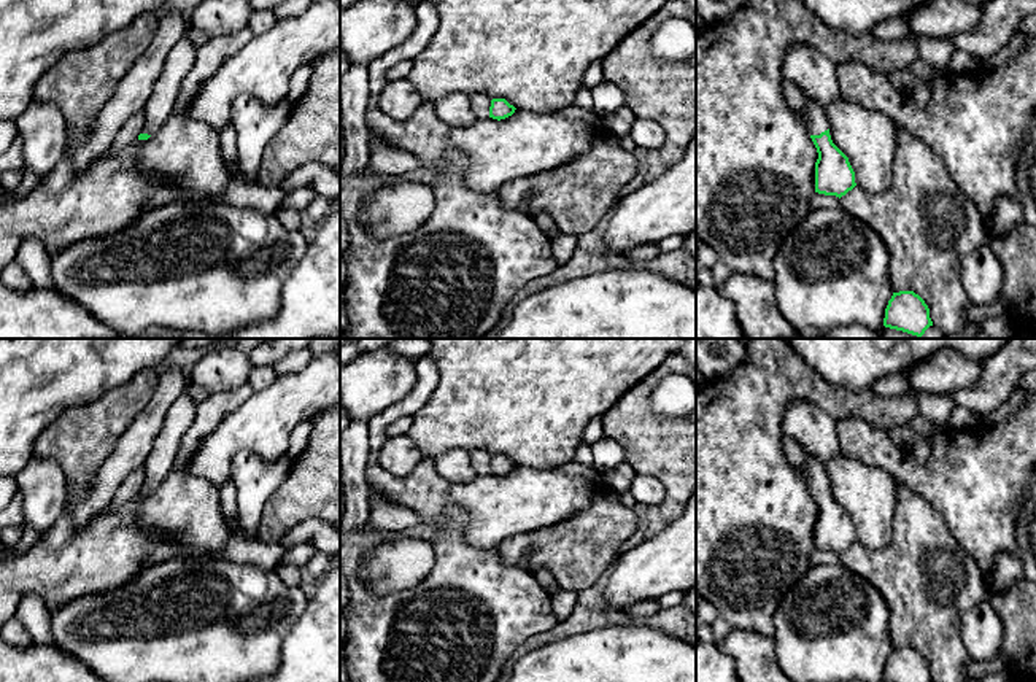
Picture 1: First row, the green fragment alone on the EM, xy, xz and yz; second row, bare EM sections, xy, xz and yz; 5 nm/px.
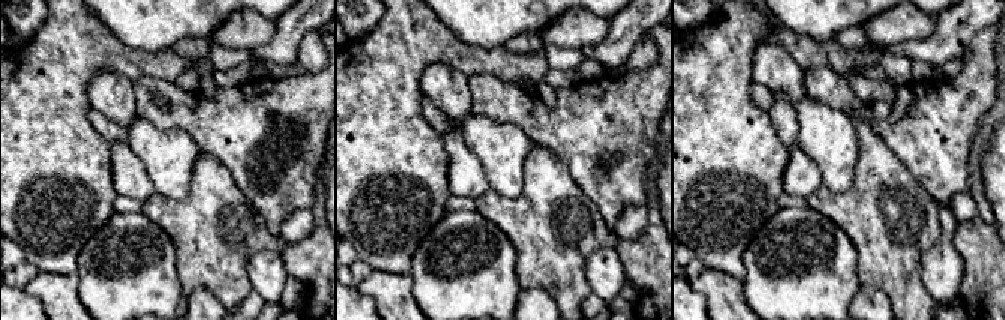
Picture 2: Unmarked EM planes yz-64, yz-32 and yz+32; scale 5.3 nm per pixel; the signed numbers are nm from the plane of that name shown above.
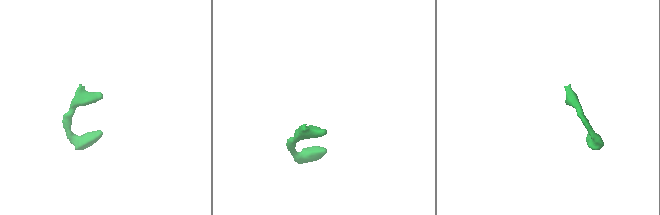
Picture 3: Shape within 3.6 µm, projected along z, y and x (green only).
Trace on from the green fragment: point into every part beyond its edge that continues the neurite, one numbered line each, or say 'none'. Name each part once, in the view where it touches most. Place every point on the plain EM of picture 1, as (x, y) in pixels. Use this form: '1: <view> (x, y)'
1: yz (815, 472)

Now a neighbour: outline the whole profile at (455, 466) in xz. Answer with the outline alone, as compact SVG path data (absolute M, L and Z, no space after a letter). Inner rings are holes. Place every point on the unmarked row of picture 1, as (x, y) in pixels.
M451 448L434 458L437 472L450 483L467 483L477 477L470 464L470 451L464 448Z

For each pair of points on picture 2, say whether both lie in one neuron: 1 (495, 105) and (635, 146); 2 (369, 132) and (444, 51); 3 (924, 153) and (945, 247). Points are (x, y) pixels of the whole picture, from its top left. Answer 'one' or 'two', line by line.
1: one
2: one
3: two

